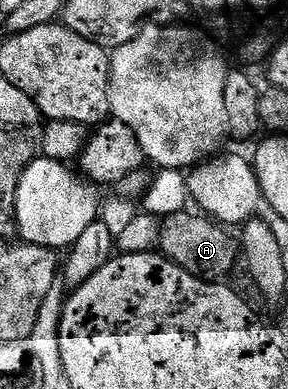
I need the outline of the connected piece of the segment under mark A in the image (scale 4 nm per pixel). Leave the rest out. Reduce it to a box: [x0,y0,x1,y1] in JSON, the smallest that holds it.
[160,210,240,282]

